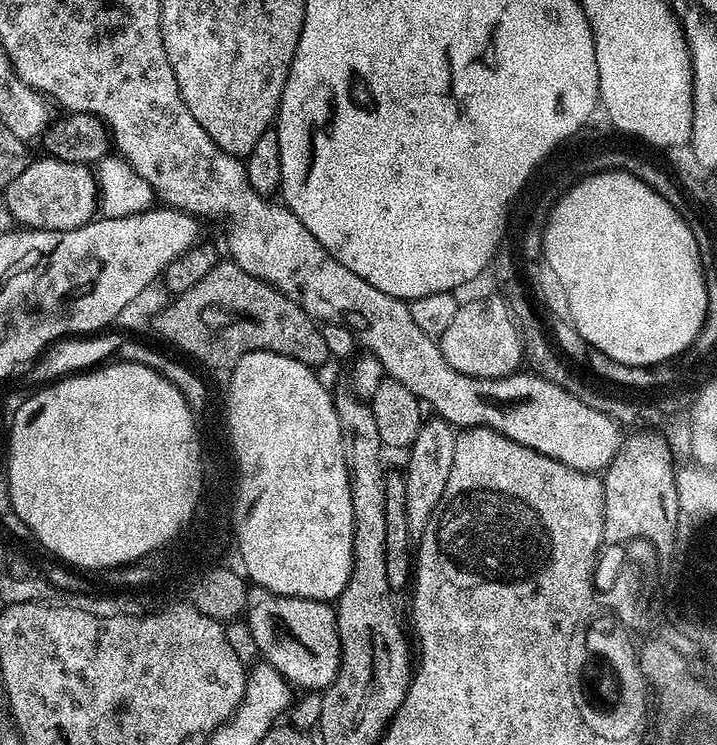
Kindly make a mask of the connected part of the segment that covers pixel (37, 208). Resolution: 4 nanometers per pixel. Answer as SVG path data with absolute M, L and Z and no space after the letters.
M50 155L43 159L33 159L10 186L2 189L13 221L38 232L65 232L89 224L98 212L95 171L87 164L62 162Z

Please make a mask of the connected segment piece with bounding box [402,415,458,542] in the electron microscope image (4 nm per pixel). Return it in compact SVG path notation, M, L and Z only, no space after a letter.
M433 415L431 419L421 423L418 438L414 438L411 448L406 452L408 469L402 472L406 486L406 522L416 542L424 537L438 502L442 502L442 490L446 490L446 481L450 479L450 466L454 466L454 446L458 435L457 429L446 423L441 416Z

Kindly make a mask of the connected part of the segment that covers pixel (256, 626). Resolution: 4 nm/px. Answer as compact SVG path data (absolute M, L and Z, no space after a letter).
M252 586L248 589L246 622L260 656L281 672L289 684L319 693L334 682L340 668L340 638L336 609L331 603L301 596L278 596Z

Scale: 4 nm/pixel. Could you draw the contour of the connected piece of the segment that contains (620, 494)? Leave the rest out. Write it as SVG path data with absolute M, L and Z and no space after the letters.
M640 430L625 439L620 452L603 469L604 539L610 545L627 540L646 541L653 548L668 548L676 517L676 491L672 489L672 452L656 430Z

